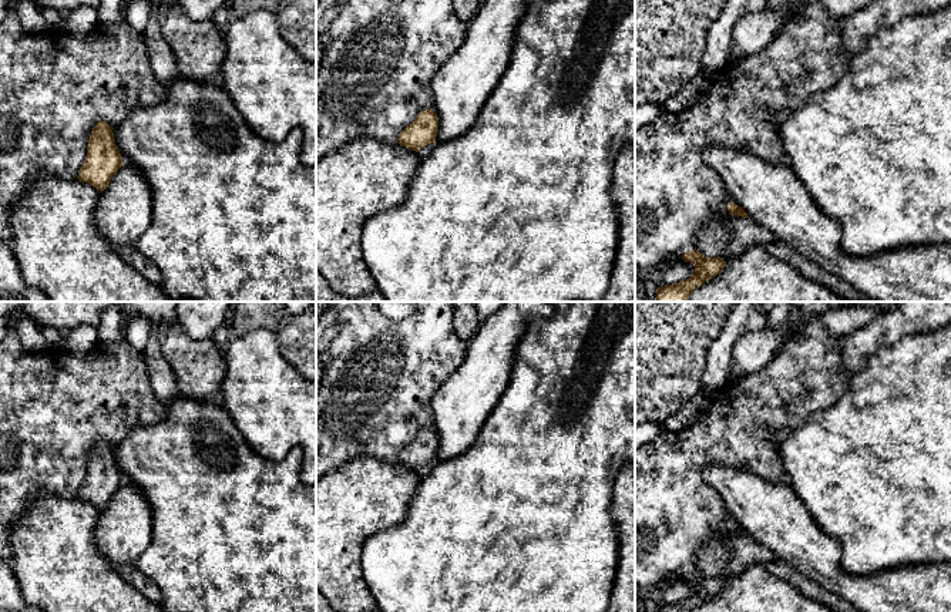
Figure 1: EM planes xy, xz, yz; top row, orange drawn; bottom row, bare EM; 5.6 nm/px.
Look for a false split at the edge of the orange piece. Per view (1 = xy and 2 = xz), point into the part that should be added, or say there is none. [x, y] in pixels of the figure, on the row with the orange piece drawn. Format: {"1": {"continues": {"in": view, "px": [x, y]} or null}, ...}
{"1": {"continues": null}, "2": {"continues": null}}

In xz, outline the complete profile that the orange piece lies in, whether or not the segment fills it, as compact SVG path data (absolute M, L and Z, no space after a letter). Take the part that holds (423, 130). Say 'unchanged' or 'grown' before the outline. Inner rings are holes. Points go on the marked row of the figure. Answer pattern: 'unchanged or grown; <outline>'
unchanged; M423 110L416 120L399 134L399 144L419 152L424 145L434 144L438 131L436 111Z

